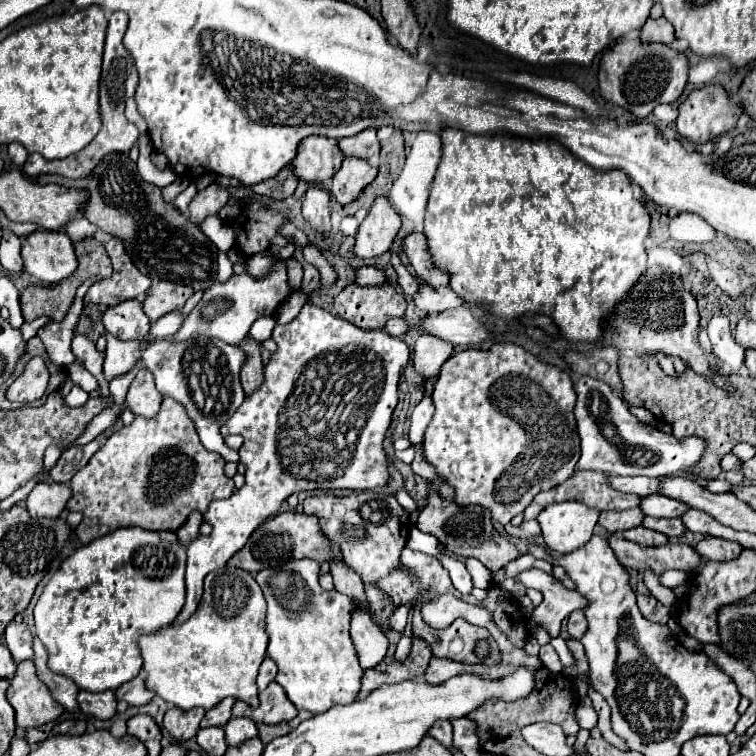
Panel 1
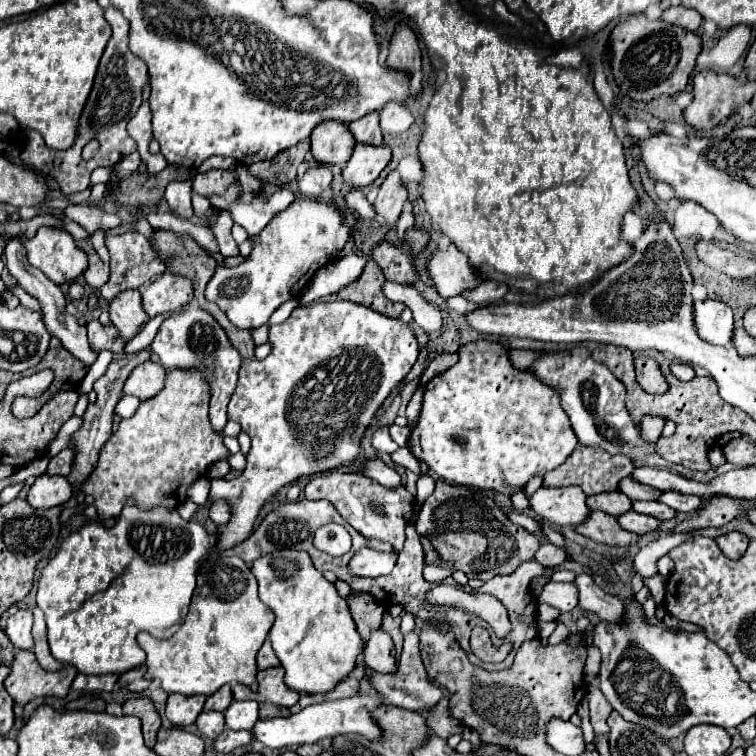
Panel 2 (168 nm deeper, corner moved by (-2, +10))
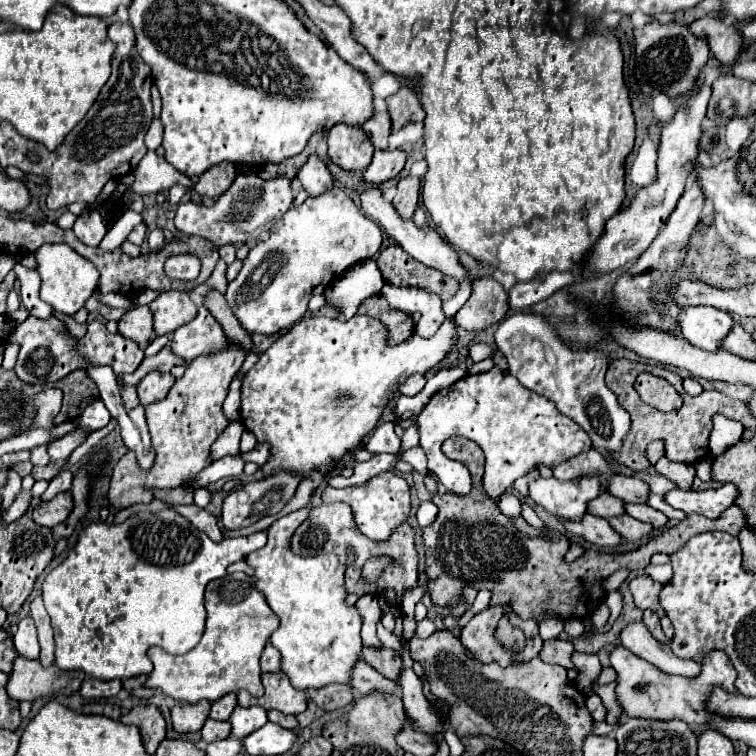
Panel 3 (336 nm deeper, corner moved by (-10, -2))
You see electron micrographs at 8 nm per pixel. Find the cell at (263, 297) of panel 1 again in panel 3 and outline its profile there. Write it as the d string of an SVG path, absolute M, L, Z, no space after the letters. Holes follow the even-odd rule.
M335 186L331 192L325 192L317 198L309 196L301 206L289 208L289 212L285 212L283 220L279 220L279 224L275 224L271 230L271 236L251 248L239 276L227 284L225 300L249 334L275 334L281 328L291 328L307 312L307 302L315 288L317 292L321 292L321 288L325 290L325 286L335 276L357 262L373 258L381 248L381 240L379 226L363 216L363 212L343 188Z

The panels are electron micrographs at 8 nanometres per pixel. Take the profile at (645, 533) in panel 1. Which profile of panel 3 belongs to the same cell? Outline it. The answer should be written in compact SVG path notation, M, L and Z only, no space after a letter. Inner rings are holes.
M617 516L617 518L609 518L609 524L625 538L625 540L633 540L633 542L641 542L643 538L653 534L653 526L635 520L633 516Z

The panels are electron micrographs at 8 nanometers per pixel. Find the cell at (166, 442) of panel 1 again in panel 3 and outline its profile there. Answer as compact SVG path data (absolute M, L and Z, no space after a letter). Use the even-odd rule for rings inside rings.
M231 344L225 352L213 356L195 358L185 374L177 378L169 394L151 406L145 408L147 426L151 434L151 444L155 448L155 464L149 470L139 468L135 454L129 450L115 466L109 484L109 506L123 510L131 504L143 502L149 504L155 496L153 490L169 490L179 486L189 486L191 480L211 464L211 444L219 438L219 432L227 428L229 420L223 416L223 400L227 398L227 388L231 378L239 372L245 352Z

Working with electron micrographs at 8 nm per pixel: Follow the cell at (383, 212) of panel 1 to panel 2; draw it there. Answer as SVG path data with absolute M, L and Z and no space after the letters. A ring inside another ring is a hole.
M393 170L385 178L385 182L383 182L381 190L379 190L379 196L375 200L375 210L377 210L379 216L385 216L387 224L391 226L391 224L397 222L397 218L399 218L405 202L407 202L407 188L401 182L399 172Z

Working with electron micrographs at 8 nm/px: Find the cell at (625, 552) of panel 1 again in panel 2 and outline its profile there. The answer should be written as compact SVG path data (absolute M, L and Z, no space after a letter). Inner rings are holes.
M591 510L589 516L585 518L585 522L581 522L575 530L595 542L609 544L609 546L627 546L637 540L635 534L631 534L619 526L617 518L601 512L601 510Z

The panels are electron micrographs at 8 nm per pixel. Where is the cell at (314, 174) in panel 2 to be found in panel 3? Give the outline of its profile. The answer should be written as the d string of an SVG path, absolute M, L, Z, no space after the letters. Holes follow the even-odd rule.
M315 154L307 160L307 164L299 170L297 178L301 180L305 192L309 196L319 196L327 190L333 188L333 178L331 178L331 172L327 170L325 162L321 162Z

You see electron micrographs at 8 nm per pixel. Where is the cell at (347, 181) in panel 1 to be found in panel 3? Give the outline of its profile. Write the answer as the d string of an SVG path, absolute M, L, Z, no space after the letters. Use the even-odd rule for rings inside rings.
M375 150L371 164L363 172L363 180L369 186L381 186L383 182L395 178L405 166L403 150Z

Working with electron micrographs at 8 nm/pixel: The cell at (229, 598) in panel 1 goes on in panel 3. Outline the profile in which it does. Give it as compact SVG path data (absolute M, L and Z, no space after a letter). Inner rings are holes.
M235 572L209 582L205 590L205 610L205 632L193 650L183 656L167 654L157 646L149 650L149 658L155 668L145 686L159 688L163 694L181 702L215 702L227 692L243 689L251 696L263 696L259 658L271 634L279 628L279 618L265 602L265 596L255 588L255 580L245 572Z

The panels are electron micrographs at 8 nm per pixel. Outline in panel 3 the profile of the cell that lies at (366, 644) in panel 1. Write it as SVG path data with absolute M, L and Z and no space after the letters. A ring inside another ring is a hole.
M401 668L399 672L399 686L405 712L415 728L421 728L425 734L433 736L435 732L443 732L443 724L435 708L423 694L423 682L411 668Z

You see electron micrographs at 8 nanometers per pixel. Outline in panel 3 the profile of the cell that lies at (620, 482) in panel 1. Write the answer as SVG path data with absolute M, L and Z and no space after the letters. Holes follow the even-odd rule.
M723 484L721 488L713 490L681 490L675 488L665 494L665 502L673 508L683 510L685 514L691 514L693 510L705 510L697 512L707 518L717 518L725 508L735 504L735 496L739 496L739 490L735 484Z

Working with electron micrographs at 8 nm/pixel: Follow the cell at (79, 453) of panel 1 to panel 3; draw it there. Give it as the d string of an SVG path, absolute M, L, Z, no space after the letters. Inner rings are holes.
M63 470L57 478L53 478L51 482L49 482L49 488L43 492L43 500L51 500L51 498L55 498L59 492L67 492L69 488L71 488L71 482L73 482L73 474L69 472L69 470Z

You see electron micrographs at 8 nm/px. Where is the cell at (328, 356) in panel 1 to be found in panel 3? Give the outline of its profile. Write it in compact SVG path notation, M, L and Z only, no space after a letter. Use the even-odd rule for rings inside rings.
M355 314L355 316L349 318L349 320L337 320L337 318L325 318L325 316L321 316L321 318L303 318L303 320L299 320L297 324L293 324L285 336L279 336L279 338L273 342L273 346L259 356L257 364L255 364L255 366L245 374L245 378L243 378L241 420L243 420L245 428L255 434L257 442L269 444L269 460L261 466L263 476L275 476L275 472L295 472L297 476L307 476L307 474L311 474L311 472L317 472L319 466L337 464L349 450L355 450L355 448L361 444L361 440L363 440L369 432L373 432L373 428L377 426L383 410L385 410L387 404L393 400L393 394L399 390L399 386L401 386L411 374L429 372L433 366L439 364L439 360L445 358L445 354L451 350L451 346L453 346L453 342L455 342L455 324L453 324L453 322L445 322L433 338L421 338L419 334L413 334L413 336L409 336L403 344L395 344L395 346L387 344L387 336L389 336L387 328L385 328L379 320L375 320L375 318L371 318L371 316Z

